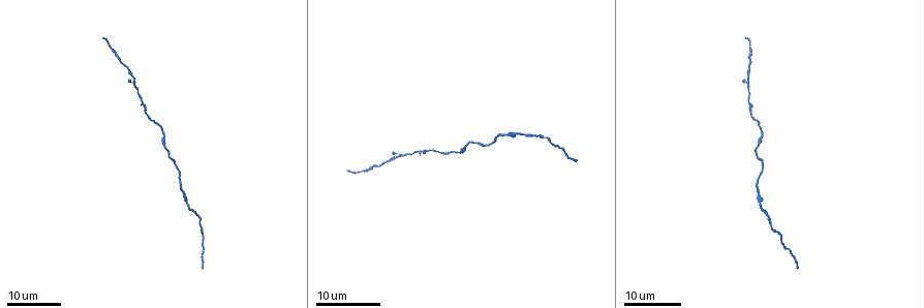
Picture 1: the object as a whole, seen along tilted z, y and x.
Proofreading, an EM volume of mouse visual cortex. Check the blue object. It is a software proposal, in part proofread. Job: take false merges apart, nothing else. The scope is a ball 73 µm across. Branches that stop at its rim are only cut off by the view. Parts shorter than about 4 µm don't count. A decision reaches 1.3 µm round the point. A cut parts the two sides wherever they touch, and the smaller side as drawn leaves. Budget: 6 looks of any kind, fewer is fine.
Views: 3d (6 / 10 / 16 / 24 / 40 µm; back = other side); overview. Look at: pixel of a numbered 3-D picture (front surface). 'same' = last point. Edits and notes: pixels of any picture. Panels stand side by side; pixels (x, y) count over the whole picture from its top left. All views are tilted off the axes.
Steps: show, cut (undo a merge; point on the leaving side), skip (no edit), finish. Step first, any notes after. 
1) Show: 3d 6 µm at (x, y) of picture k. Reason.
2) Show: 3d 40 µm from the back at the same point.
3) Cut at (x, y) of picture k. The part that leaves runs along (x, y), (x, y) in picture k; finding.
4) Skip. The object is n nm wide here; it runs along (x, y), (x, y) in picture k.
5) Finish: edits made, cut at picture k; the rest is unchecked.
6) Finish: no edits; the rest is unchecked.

Show: 3d 24 µm at (759, 204) of picture 1. Sudden change in width.

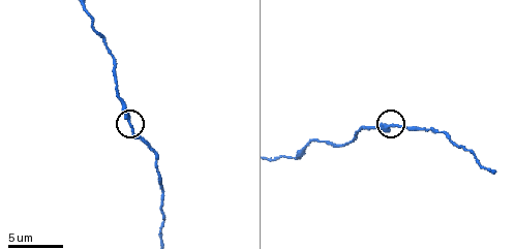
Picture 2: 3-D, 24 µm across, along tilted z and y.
Show: 3d 10 µm at (390, 125) of picture 2.

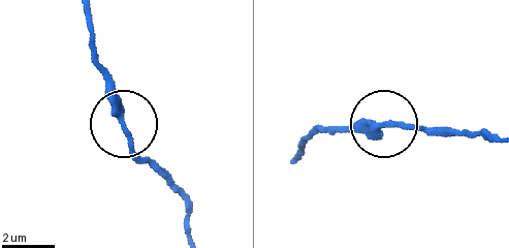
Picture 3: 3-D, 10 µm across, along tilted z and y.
Skip. The object is 330 nm wide here; it runs along (91, 10), (94, 56), (109, 103), (130, 144), (175, 190) in picture 3; continuous, no second neuron.

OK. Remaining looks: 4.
Show: 3d 10 µm at (302, 151) of picture 2. Sudden change in width.

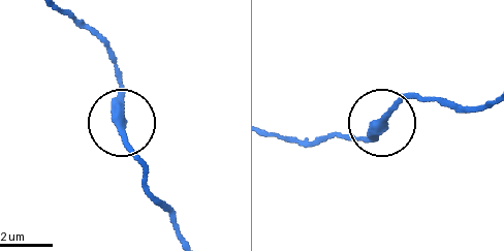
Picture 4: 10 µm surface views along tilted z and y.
Skip. It runs along (135, 158), (123, 128), (116, 59) in picture 4; continuous, no second neuron.

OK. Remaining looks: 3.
Show: 3d 24 µm at (748, 78) of picture 1. Thick turns thin.

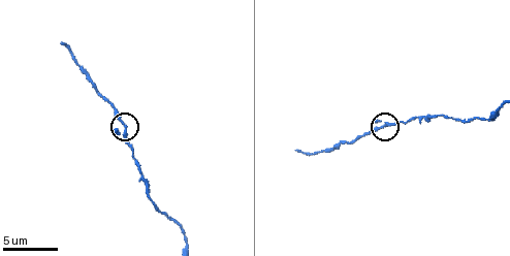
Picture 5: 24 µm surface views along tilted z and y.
Show: 3d 6 µm at (123, 129) of picture 5. Closer look.

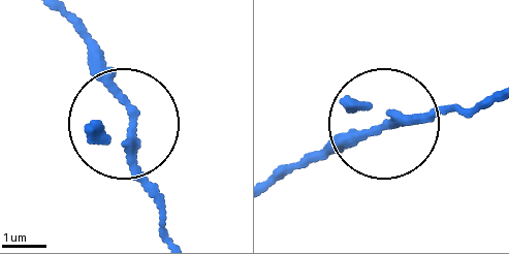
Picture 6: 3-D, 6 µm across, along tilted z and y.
Skip. The object is 150 nm wide here; all the same neuron.

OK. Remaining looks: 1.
Finish: no edits; the rest is unchecked.

